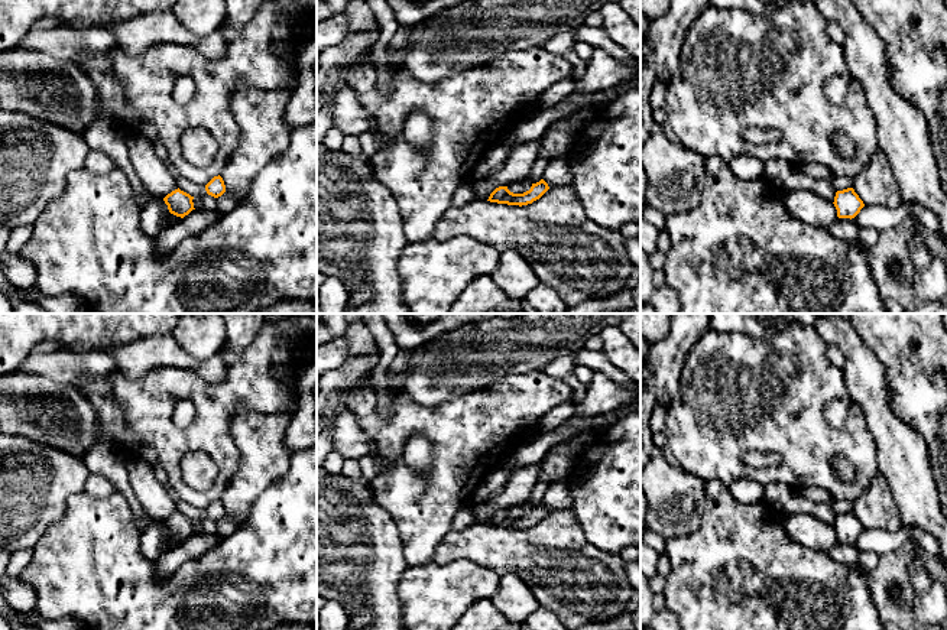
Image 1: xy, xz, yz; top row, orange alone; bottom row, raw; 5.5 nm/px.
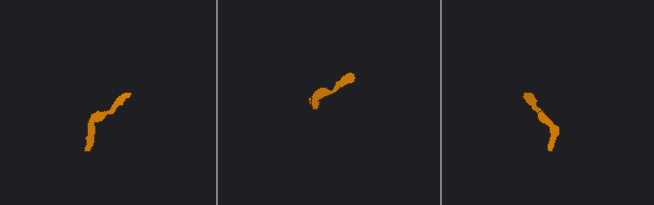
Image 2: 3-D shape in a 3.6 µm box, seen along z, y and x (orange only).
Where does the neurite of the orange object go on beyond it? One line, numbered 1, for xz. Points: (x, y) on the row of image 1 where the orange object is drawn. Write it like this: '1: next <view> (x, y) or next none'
1: next none

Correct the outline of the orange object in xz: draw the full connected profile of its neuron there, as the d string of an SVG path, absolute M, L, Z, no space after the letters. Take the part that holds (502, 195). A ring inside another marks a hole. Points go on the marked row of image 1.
M544 179L532 184L531 189L523 194L513 194L507 186L499 186L490 194L487 201L522 207L539 199L548 189L549 186Z

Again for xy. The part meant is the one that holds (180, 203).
M179 188L168 194L163 201L168 205L171 214L184 218L188 215L194 208L192 202L194 197L181 191Z

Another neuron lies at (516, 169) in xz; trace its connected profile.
M513 123L510 129L502 136L509 147L509 156L505 165L481 179L468 179L468 185L476 194L476 199L487 201L490 194L499 186L507 186L510 184L520 184L531 175L531 168L538 158L541 147L541 137L529 142L516 143L513 140Z

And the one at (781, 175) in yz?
M775 159L765 162L763 179L782 192L811 191L830 202L834 202L837 192L833 178L817 179L801 172L798 166Z

